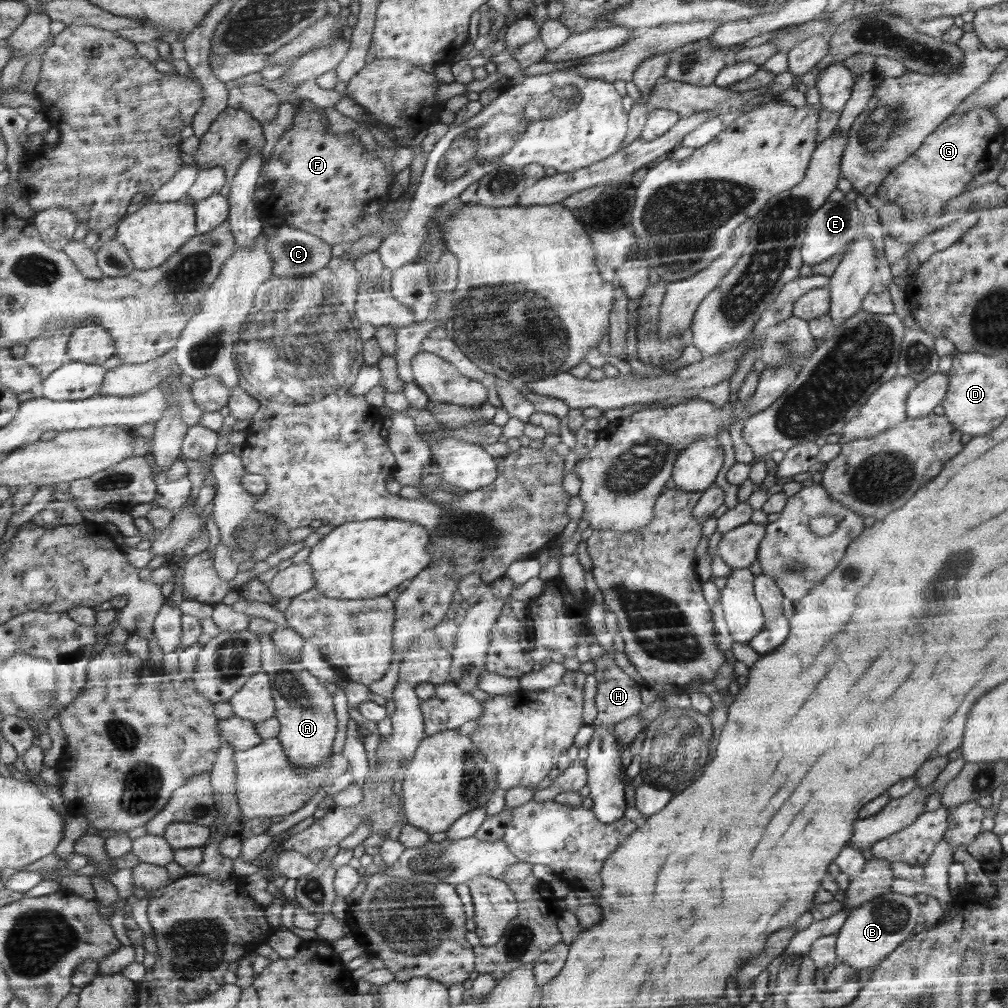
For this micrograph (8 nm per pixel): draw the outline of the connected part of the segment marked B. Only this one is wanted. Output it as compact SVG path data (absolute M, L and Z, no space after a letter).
M888 891L886 894L873 898L872 901L865 902L860 906L853 908L846 917L842 928L837 933L837 958L839 964L847 964L856 970L874 966L876 962L880 962L882 958L886 958L888 954L904 943L904 940L914 932L914 926L918 924L918 916L924 913L930 916L930 924L936 926L940 922L940 918L944 918L945 912L940 910L940 914L936 914L934 910L940 908L940 903L931 896L928 896L927 903L920 904L916 902L916 897L904 896L904 894Z

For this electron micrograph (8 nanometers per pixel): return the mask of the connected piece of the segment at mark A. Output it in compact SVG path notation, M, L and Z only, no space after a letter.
M307 670L274 673L275 717L281 724L278 738L290 762L305 771L311 771L325 761L330 754L336 736L336 714L332 706L332 696L325 683Z

